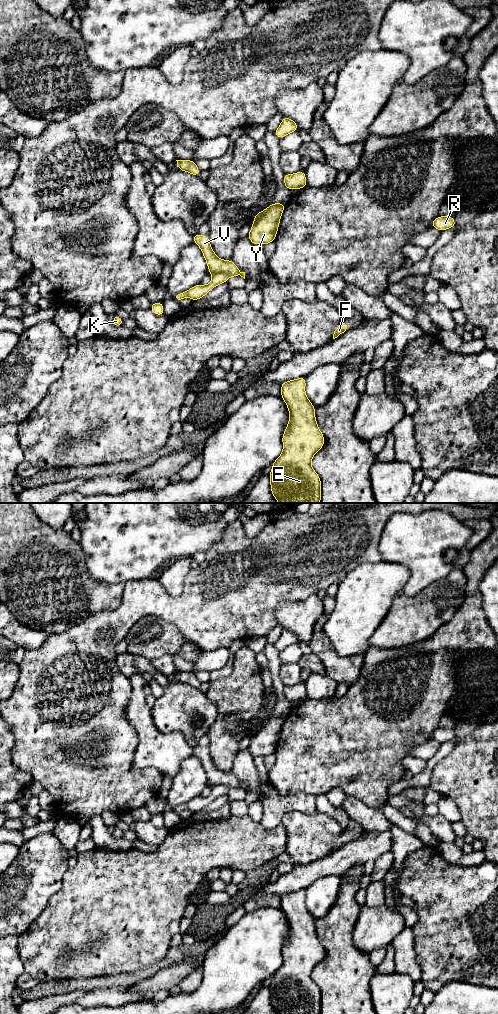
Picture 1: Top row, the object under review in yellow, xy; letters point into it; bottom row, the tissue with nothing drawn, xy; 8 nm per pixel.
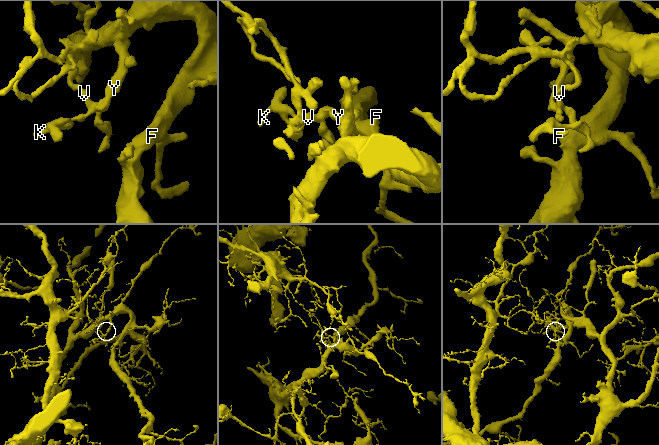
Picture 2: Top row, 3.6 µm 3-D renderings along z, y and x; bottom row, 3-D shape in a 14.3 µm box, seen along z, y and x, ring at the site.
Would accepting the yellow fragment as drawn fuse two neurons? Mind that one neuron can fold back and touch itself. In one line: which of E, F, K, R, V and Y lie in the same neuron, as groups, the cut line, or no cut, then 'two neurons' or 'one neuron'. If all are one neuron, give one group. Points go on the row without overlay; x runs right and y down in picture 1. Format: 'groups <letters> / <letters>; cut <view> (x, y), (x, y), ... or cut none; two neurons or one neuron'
groups E F K R Y / V; cut xy (212, 785), (228, 785), (230, 787); two neurons

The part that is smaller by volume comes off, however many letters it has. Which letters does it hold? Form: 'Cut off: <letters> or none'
Cut off: V

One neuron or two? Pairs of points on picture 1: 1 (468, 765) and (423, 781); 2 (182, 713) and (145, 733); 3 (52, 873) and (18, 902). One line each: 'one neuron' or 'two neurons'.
1: two neurons
2: two neurons
3: one neuron

